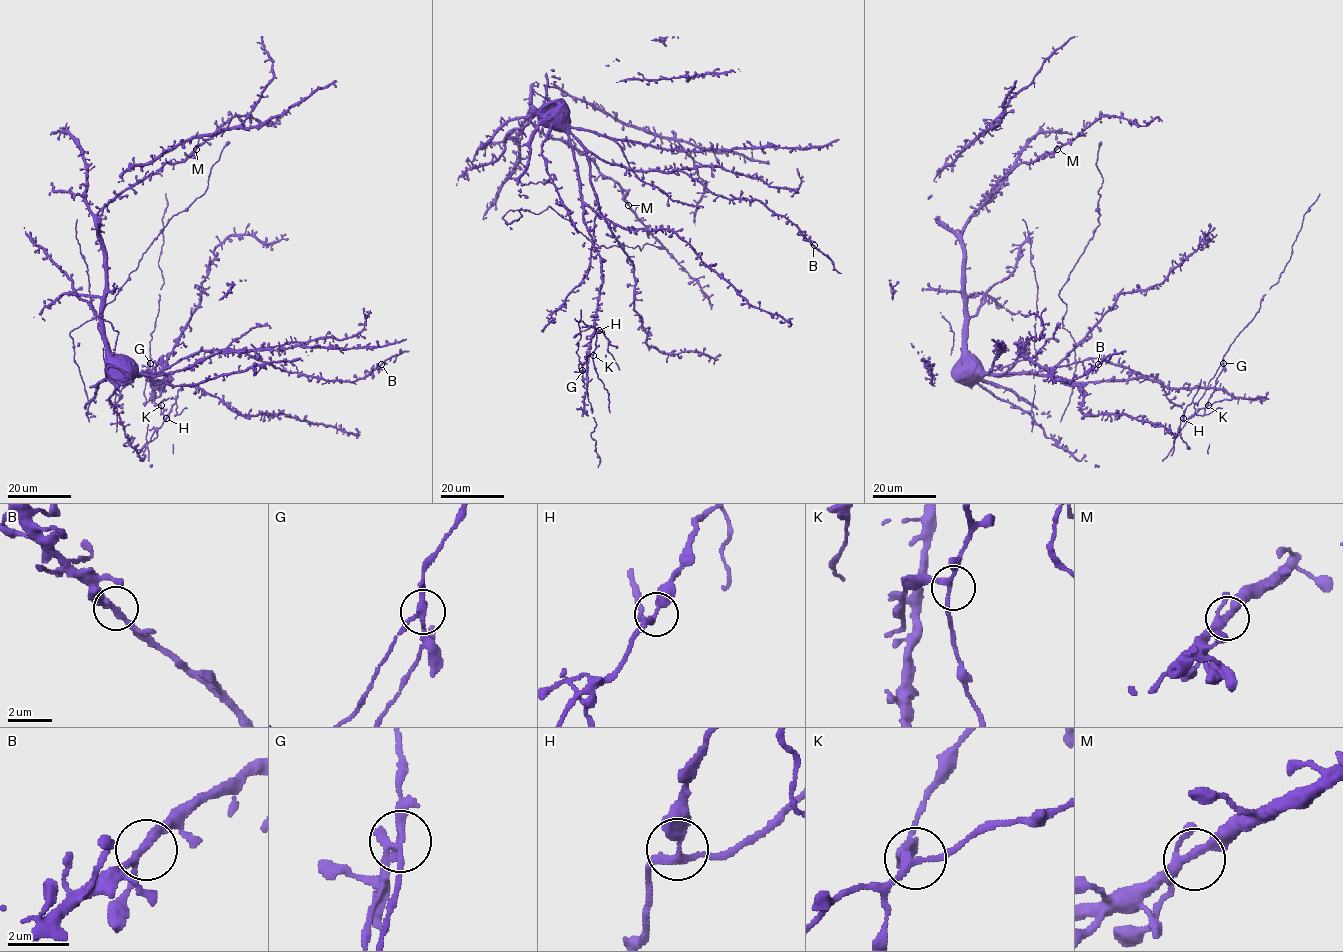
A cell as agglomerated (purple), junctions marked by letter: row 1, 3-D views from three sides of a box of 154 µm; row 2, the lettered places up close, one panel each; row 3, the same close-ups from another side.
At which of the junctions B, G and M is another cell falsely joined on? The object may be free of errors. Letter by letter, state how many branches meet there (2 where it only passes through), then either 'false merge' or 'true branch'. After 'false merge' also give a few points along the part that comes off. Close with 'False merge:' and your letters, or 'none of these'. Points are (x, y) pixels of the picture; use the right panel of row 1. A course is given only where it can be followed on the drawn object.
B: 3 branches meet; true branch
G: 3 branches meet; false merge
M: 3 branches meet; true branch
False merge: G

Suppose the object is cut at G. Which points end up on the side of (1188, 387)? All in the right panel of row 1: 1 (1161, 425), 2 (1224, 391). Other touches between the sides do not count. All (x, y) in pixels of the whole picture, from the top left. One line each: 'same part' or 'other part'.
1: same part
2: same part

